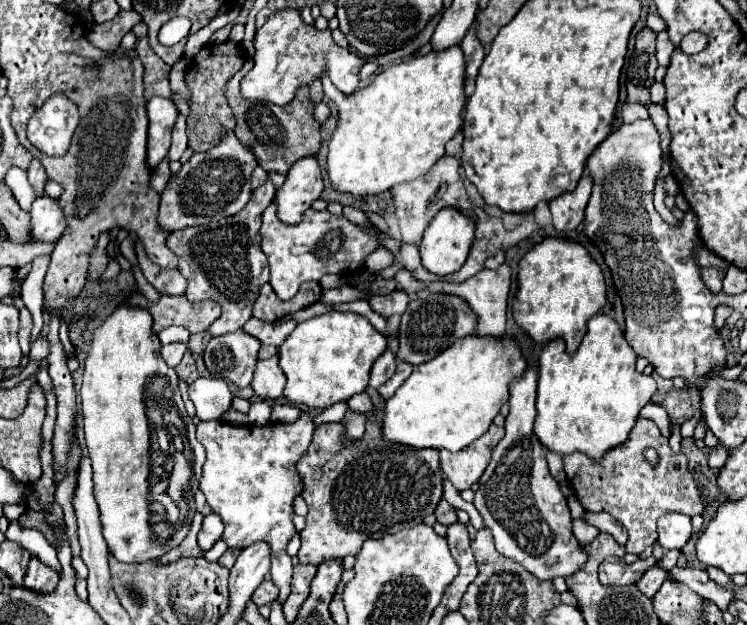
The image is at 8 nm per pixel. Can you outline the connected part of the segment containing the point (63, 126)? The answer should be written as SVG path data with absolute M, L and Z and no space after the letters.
M65 96L49 98L27 122L27 138L49 156L63 156L79 122L77 106Z

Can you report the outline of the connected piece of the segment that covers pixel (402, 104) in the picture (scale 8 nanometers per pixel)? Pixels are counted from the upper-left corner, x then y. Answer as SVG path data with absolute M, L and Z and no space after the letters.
M451 46L443 52L429 52L425 56L411 58L409 62L381 70L369 86L349 96L339 92L327 74L323 76L324 95L335 102L339 110L337 128L329 142L327 176L337 192L353 196L371 196L385 192L401 182L411 182L429 172L431 166L445 154L447 140L461 128L461 112L465 106L465 58L459 46Z

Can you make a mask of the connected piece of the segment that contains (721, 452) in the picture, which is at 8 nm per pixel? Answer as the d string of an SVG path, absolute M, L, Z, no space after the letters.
M718 444L715 449L710 450L708 463L711 468L721 468L725 464L727 459L728 452L725 447L721 444Z

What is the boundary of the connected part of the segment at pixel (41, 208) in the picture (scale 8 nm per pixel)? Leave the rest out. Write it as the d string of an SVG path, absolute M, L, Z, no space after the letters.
M39 196L31 208L31 234L37 242L57 242L65 230L65 214L57 200Z

